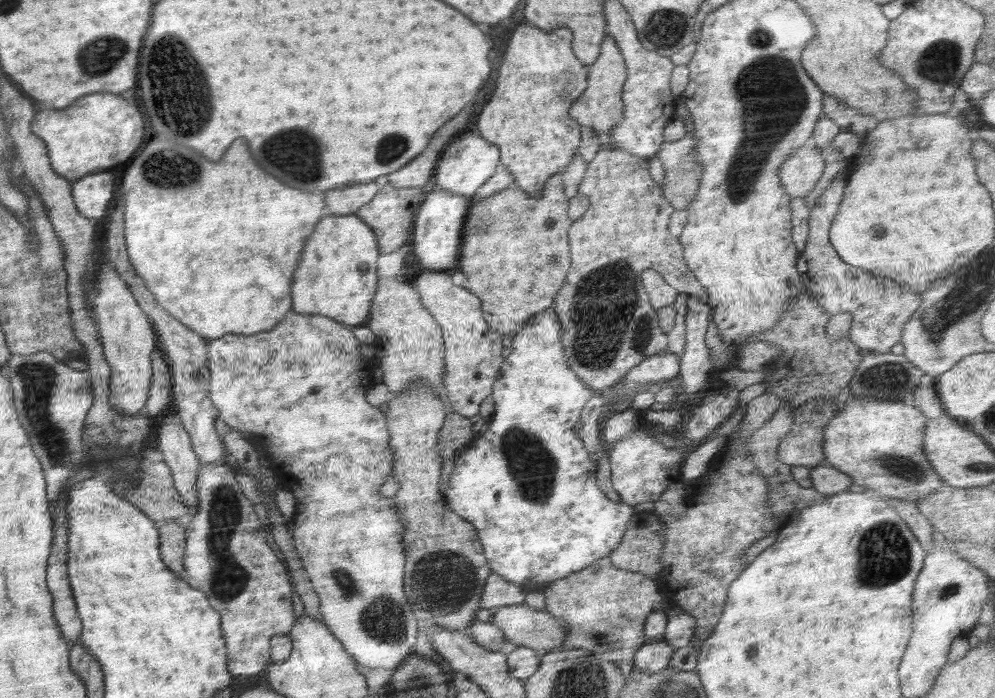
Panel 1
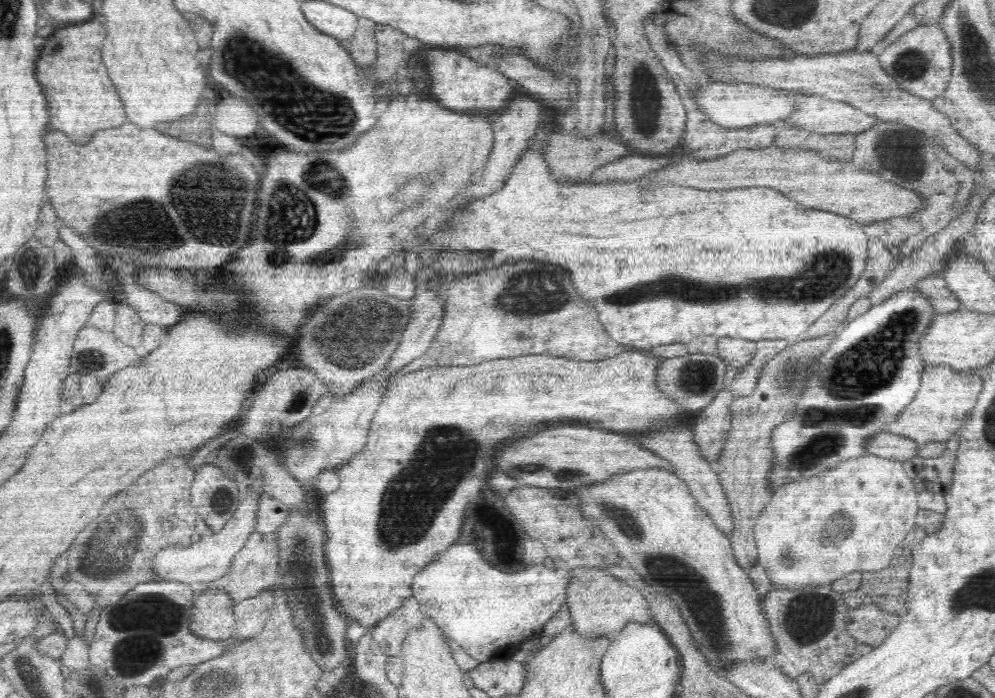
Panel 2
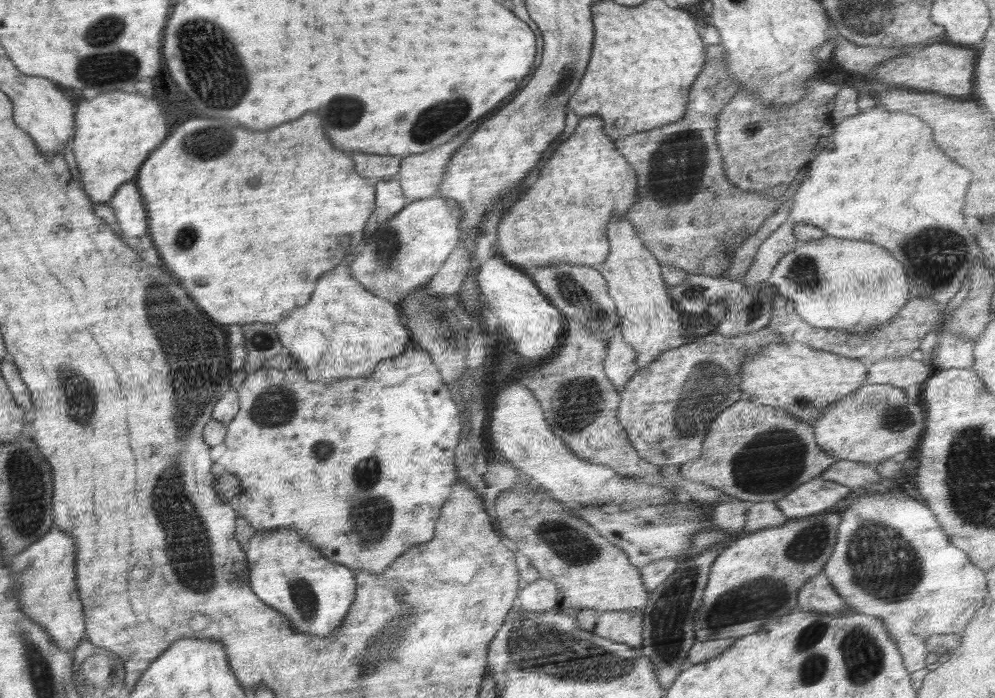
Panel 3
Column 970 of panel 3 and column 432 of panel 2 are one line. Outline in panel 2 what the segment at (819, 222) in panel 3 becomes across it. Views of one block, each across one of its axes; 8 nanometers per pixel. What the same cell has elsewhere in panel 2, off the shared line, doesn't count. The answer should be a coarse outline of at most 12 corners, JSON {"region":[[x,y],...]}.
{"region":[[546,124],[424,264],[544,260],[632,350],[800,340],[867,267],[770,188],[556,184]]}

